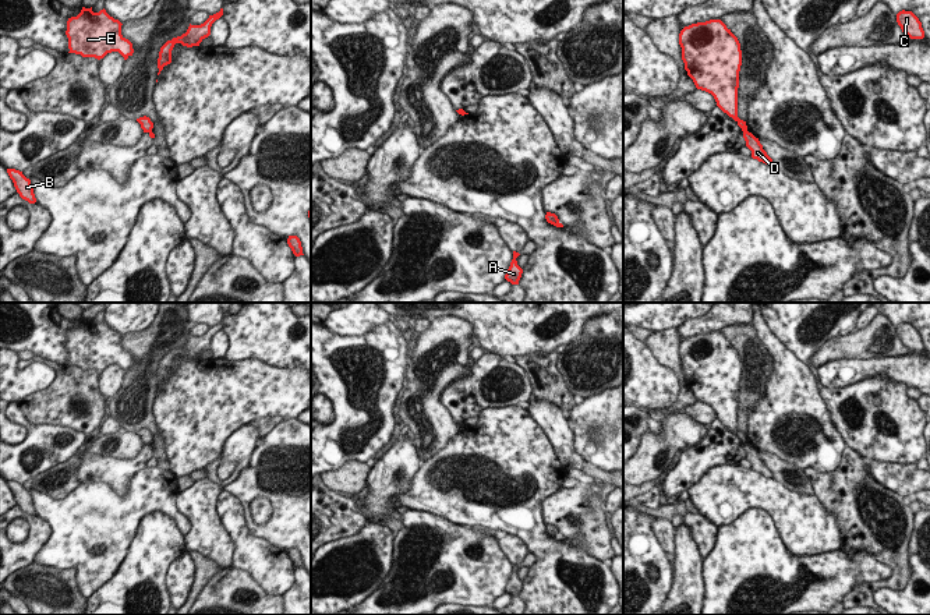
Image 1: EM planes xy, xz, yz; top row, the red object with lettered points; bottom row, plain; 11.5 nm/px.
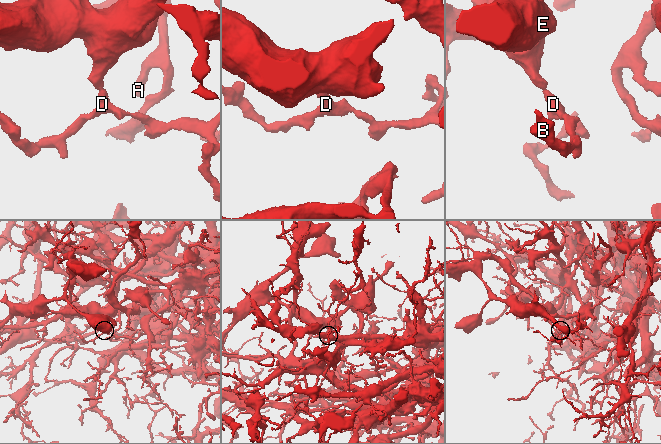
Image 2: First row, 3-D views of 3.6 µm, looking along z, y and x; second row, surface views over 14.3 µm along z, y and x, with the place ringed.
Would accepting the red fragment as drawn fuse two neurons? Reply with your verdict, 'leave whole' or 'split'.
split

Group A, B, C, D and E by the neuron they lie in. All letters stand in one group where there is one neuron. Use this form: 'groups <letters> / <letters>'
groups A B C D / E

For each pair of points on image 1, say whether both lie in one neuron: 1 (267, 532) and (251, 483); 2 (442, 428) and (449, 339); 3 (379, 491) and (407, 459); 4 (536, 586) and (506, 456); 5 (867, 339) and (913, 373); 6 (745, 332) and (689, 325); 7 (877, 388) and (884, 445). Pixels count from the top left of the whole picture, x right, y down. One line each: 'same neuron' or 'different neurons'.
1: same neuron
2: same neuron
3: same neuron
4: same neuron
5: different neurons
6: different neurons
7: same neuron

